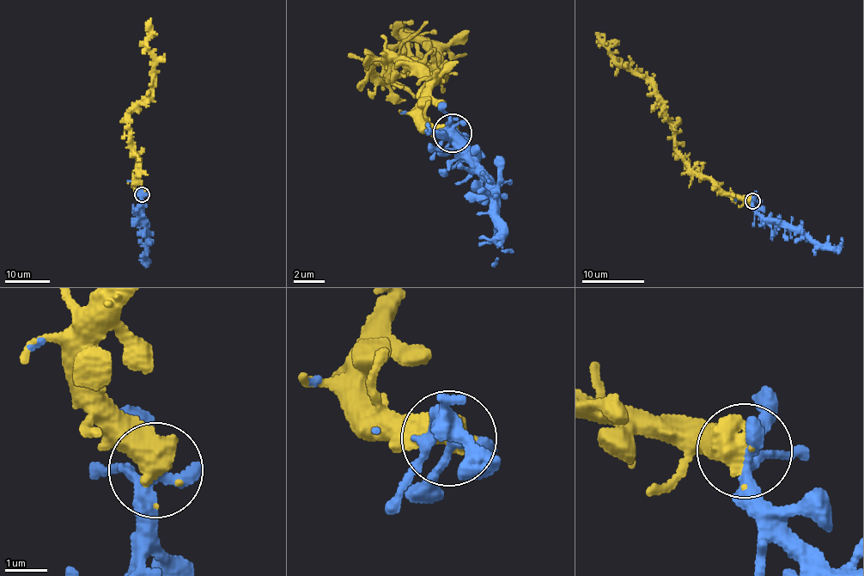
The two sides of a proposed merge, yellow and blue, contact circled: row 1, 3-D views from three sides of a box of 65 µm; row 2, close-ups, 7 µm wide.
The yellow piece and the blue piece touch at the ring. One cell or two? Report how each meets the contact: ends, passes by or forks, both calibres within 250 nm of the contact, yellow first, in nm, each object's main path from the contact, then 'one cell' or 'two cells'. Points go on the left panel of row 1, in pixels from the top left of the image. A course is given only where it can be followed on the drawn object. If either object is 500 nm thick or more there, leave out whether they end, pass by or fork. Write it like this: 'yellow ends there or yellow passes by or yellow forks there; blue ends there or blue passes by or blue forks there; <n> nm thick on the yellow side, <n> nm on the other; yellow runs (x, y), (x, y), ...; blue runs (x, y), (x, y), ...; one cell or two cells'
700 nm thick on the yellow side, 240 nm on the other; yellow runs (142, 194), (134, 182), (139, 157), (131, 144), (129, 113), (153, 84), (151, 19); blue runs (142, 194), (140, 210), (146, 239), (145, 255); one cell

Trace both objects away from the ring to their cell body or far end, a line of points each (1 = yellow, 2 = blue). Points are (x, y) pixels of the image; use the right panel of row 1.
1: (751, 201), (724, 194), (704, 175), (691, 171), (677, 149), (669, 118), (656, 90), (618, 63), (595, 32)
2: (751, 201), (763, 217), (781, 220), (816, 244), (838, 249), (841, 237)

